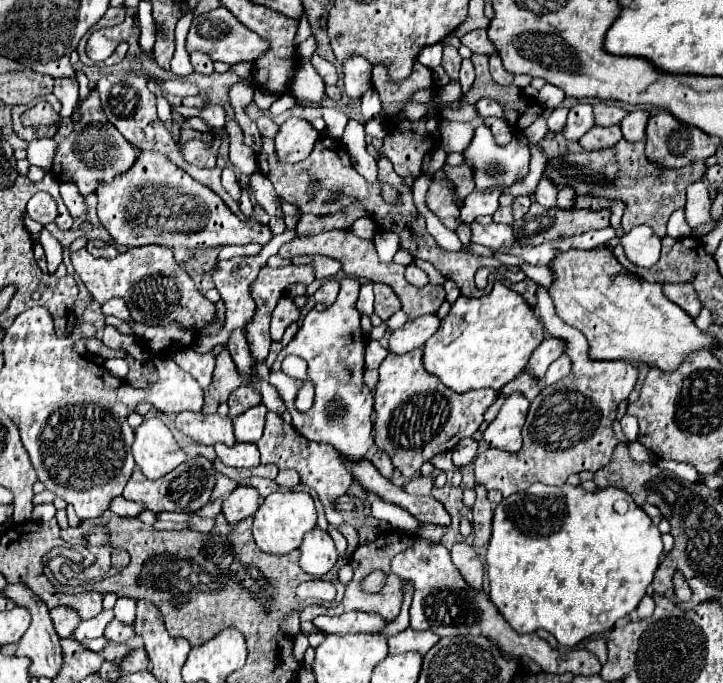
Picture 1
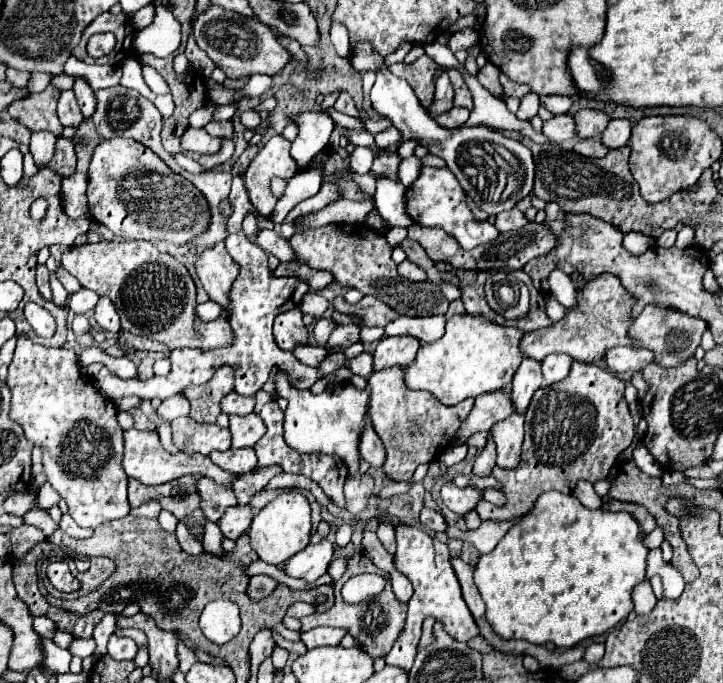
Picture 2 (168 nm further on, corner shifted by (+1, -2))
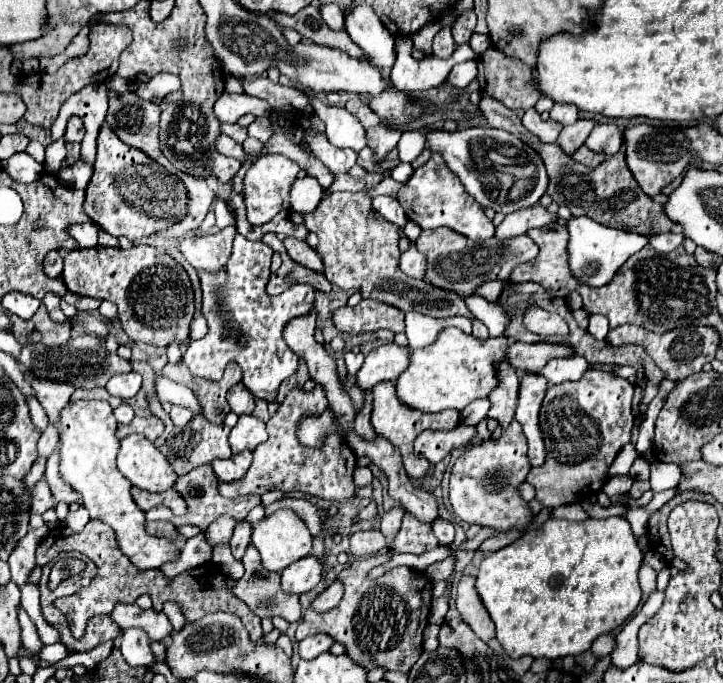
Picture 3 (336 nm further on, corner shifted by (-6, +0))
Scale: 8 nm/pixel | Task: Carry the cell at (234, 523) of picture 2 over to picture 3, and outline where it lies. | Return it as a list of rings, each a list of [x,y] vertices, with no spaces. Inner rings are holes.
[[[247,521],[237,523],[235,533],[233,533],[233,537],[231,537],[231,543],[229,543],[229,545],[231,545],[231,551],[233,551],[233,557],[235,557],[237,561],[243,559],[249,541],[251,541],[251,523],[247,523]]]

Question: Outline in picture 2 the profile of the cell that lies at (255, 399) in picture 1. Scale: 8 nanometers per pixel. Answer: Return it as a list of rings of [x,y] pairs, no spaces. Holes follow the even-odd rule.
[[[232,391],[222,399],[222,411],[228,415],[248,415],[254,411],[254,403],[254,397],[244,397]]]

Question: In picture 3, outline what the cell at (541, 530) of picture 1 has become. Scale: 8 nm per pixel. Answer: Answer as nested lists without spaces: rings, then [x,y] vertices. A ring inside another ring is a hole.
[[[623,517],[603,521],[587,519],[581,523],[549,519],[539,529],[527,531],[515,543],[485,557],[477,573],[475,589],[497,627],[497,641],[511,659],[529,655],[533,659],[545,657],[553,661],[585,653],[599,635],[623,625],[641,601],[637,579],[641,561],[643,555],[637,547],[637,539]]]

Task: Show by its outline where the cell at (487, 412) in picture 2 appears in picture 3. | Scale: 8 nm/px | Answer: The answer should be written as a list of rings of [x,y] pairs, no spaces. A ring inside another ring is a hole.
[[[459,425],[451,431],[423,431],[415,439],[415,455],[435,465],[443,457],[447,457],[453,449],[465,447],[475,437],[475,433],[477,429],[467,425]]]

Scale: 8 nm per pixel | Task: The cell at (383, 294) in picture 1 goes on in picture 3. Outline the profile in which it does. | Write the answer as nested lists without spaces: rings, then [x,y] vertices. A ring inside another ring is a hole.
[[[363,299],[357,307],[339,307],[333,311],[333,325],[337,331],[347,335],[359,335],[359,333],[375,333],[379,329],[389,329],[393,333],[405,331],[403,325],[403,311],[379,303],[375,299]]]

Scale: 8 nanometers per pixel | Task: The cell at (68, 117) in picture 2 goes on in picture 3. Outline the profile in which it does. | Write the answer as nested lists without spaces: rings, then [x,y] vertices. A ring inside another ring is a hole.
[[[71,117],[69,123],[67,123],[67,131],[63,135],[63,141],[65,143],[81,143],[83,141],[83,135],[85,135],[83,123],[79,121],[79,117]]]

